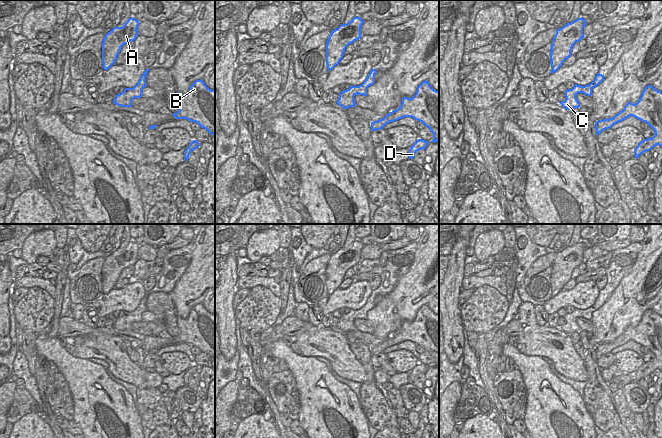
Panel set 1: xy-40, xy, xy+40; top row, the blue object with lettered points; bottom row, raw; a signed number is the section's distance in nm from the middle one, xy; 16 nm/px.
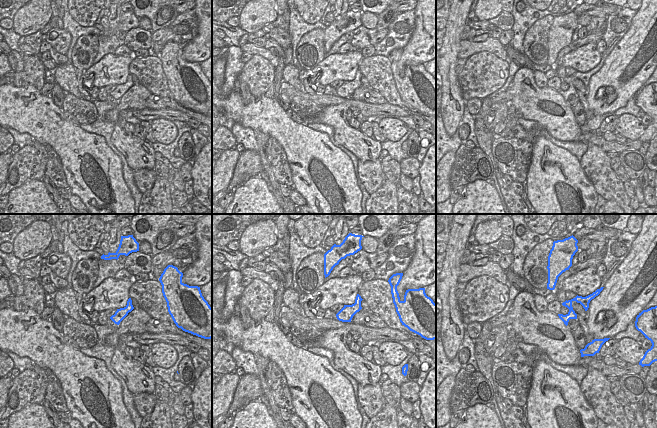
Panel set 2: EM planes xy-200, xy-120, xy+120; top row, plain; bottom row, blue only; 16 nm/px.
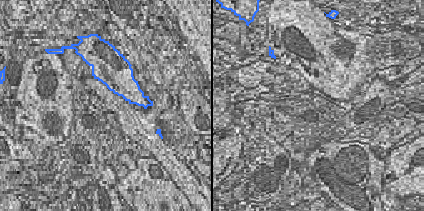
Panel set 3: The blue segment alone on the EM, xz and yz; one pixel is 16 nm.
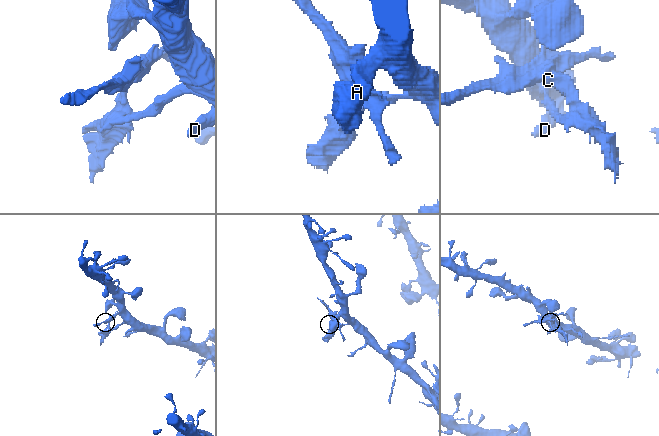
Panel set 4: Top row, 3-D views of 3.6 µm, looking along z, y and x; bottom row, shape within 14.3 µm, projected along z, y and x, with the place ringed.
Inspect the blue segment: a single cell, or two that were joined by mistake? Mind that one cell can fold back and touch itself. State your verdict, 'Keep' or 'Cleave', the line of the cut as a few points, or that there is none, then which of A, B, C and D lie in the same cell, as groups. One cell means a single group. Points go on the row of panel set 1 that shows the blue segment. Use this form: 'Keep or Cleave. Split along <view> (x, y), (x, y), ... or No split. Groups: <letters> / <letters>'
Cleave. Split along xy (388, 114), (390, 117), (398, 119). Groups: A B D / C

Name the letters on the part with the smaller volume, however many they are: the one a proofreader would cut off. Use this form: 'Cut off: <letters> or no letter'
Cut off: C

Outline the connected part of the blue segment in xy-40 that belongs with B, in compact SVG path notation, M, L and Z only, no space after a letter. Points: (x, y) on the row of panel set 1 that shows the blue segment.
M202 79L196 80L186 95L177 92L179 110L172 115L175 119L187 119L198 123L201 128L206 129L211 135L215 135L215 90L209 89Z

